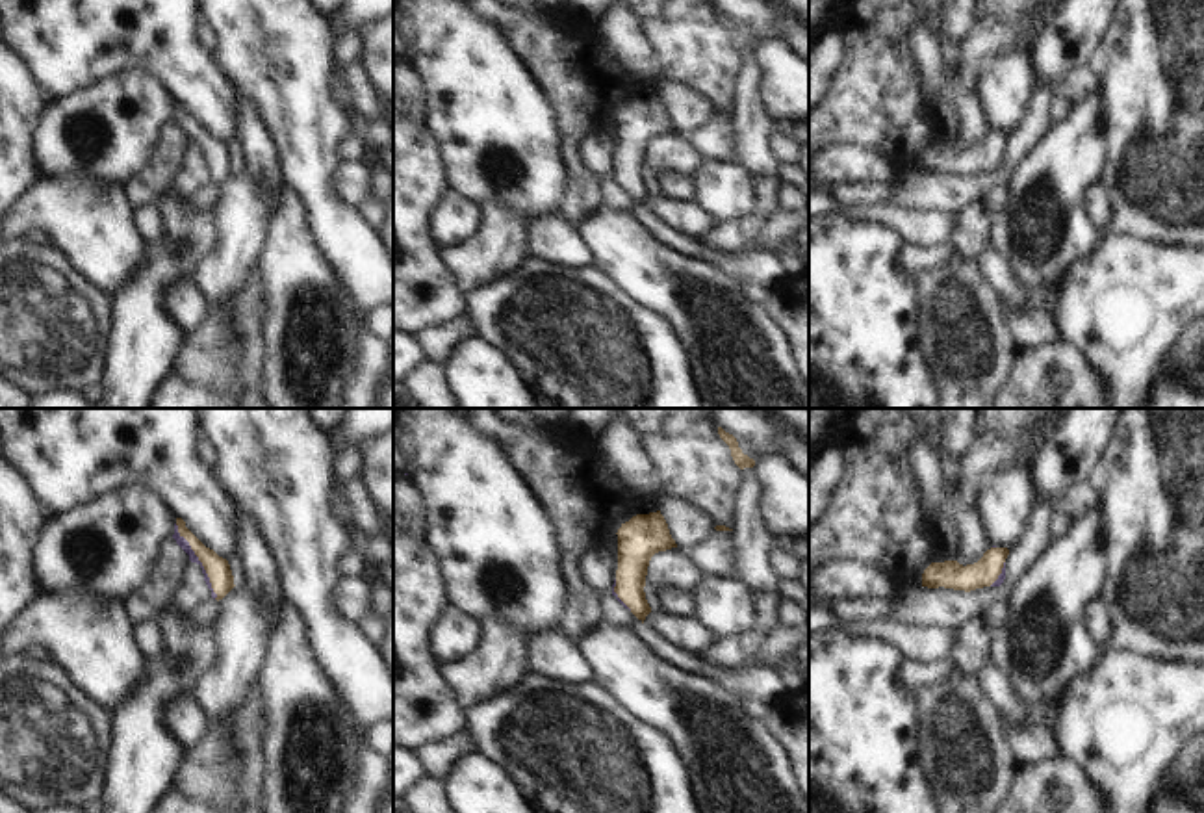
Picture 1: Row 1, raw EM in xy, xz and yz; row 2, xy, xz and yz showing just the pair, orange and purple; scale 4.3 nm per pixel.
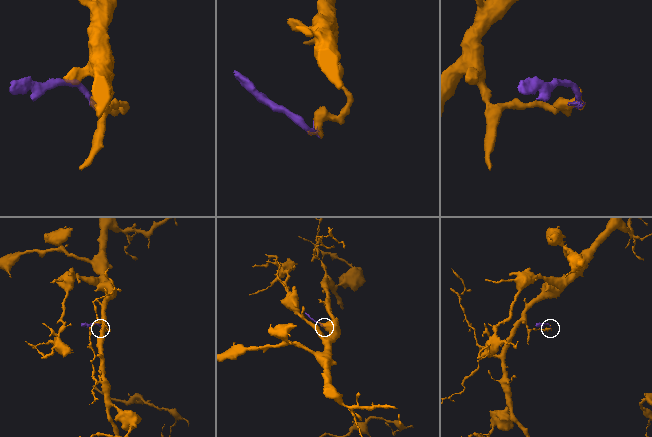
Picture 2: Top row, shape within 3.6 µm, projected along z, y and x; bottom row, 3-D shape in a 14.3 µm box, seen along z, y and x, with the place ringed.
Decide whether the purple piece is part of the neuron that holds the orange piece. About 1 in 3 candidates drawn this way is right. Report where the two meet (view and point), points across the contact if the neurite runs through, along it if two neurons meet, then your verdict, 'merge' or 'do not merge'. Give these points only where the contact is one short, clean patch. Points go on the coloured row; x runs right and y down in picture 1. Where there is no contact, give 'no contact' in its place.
xy (199, 559) | across xy (217, 568), (199, 559), (180, 541) | merge

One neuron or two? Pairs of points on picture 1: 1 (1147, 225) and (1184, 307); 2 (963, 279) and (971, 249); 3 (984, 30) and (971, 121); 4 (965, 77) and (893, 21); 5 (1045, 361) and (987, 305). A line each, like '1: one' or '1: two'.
1: two
2: two
3: one
4: two
5: two

